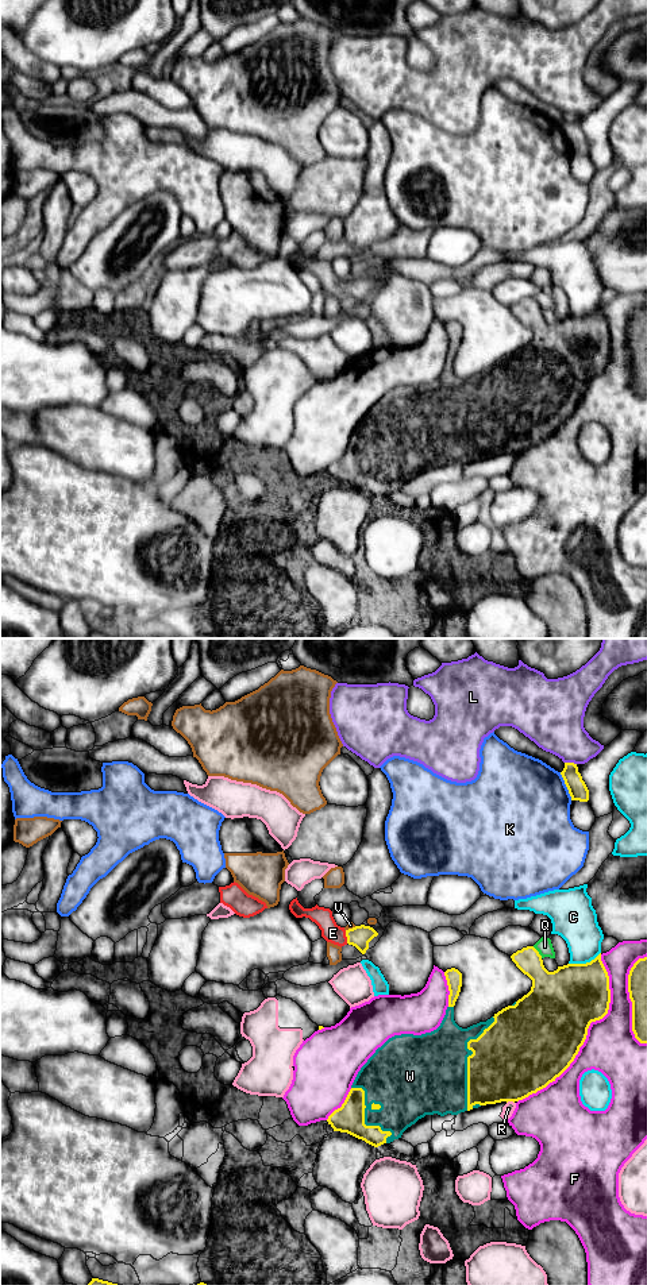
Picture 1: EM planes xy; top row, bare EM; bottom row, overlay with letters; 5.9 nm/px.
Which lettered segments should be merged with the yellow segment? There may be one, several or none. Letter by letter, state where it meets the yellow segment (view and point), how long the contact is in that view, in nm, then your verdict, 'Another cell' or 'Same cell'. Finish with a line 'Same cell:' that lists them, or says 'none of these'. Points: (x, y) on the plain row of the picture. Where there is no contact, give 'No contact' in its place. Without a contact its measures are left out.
C: Touches yellow at xy (584, 316). Shared border 200 nm. Another cell
E: Touches yellow at xy (346, 288). Shared border 80 nm. Same cell
F: Touches yellow at xy (586, 385). Shared border 1000 nm. Another cell
K: Touches yellow at xy (566, 138). Shared border 180 nm. Another cell
L: Touches yellow at xy (570, 115). Shared border 70 nm. Another cell
Q: Touches yellow at xy (538, 304). Shared border 90 nm. Another cell
R: Touches yellow at xy (509, 452). Shared border 50 nm. Another cell
V: Touches yellow at xy (350, 281). Shared border 70 nm. Another cell
W: Touches yellow at xy (468, 413). Shared border 600 nm. Same cell
Same cell: E, W

